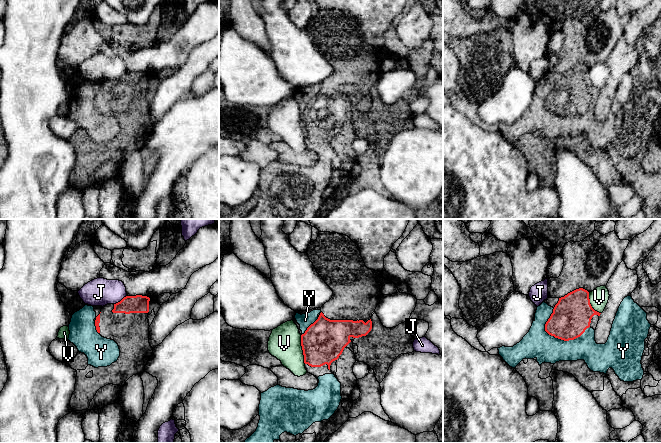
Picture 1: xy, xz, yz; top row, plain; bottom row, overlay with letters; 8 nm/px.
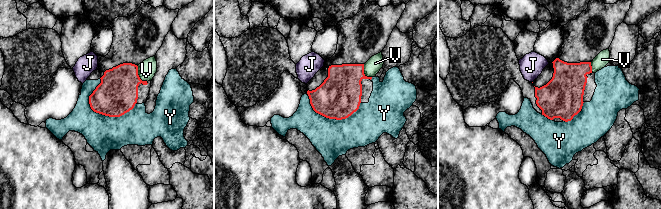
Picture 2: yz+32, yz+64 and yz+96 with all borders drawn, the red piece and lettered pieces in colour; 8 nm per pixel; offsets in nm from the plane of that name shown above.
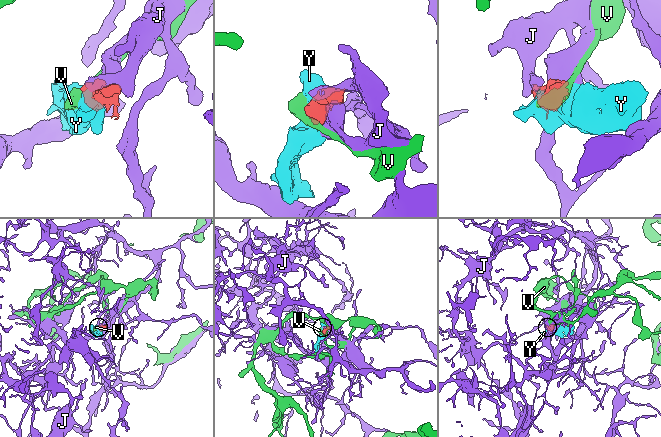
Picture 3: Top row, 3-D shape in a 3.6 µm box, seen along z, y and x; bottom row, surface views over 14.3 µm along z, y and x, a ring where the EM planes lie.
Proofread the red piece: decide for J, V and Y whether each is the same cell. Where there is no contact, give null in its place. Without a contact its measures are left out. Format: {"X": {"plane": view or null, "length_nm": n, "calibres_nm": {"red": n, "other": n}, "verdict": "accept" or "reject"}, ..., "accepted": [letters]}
{"J": {"plane": "xy", "length_nm": 130, "calibres_nm": {"red": 140, "other": 220}, "verdict": "reject"}, "V": {"plane": "xz", "length_nm": 240, "calibres_nm": {"red": 340, "other": 260}, "verdict": "reject"}, "Y": {"plane": "yz", "length_nm": 360, "calibres_nm": {"red": 320, "other": 240}, "verdict": "accept"}, "accepted": ["Y"]}

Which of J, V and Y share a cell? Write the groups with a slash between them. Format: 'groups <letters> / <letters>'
groups J / V / Y

